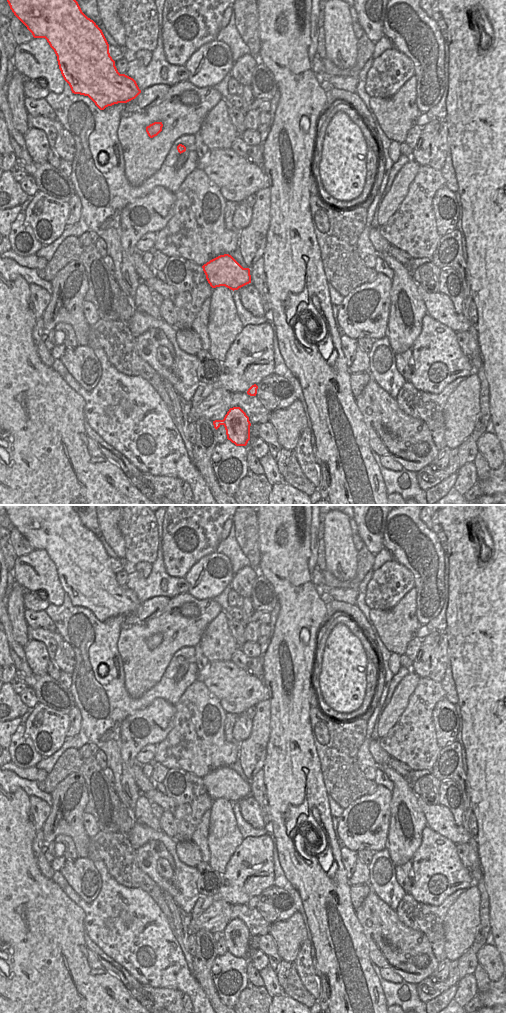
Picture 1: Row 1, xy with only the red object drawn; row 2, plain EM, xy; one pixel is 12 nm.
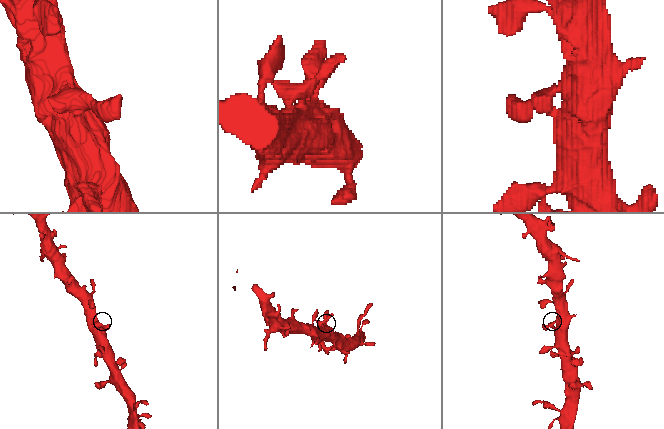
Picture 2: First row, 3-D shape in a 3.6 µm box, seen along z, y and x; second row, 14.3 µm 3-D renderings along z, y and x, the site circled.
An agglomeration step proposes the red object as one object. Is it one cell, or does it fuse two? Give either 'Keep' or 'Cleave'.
Keep

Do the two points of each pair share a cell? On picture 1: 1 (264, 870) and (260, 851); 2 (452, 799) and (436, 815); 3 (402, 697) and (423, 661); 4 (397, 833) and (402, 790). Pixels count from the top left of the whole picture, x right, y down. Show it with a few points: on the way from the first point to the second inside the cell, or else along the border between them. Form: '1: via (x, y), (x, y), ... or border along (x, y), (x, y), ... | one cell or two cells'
1: via (260, 865), (260, 856) | one cell
2: border along (439, 803), (450, 811), (454, 822), (458, 826) | two cells
3: border along (411, 670), (421, 677) | two cells
4: via (413, 843), (416, 833), (409, 807) | one cell

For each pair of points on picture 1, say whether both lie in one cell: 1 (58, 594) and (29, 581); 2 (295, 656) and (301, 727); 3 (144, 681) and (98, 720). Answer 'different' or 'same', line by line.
1: same
2: same
3: different

